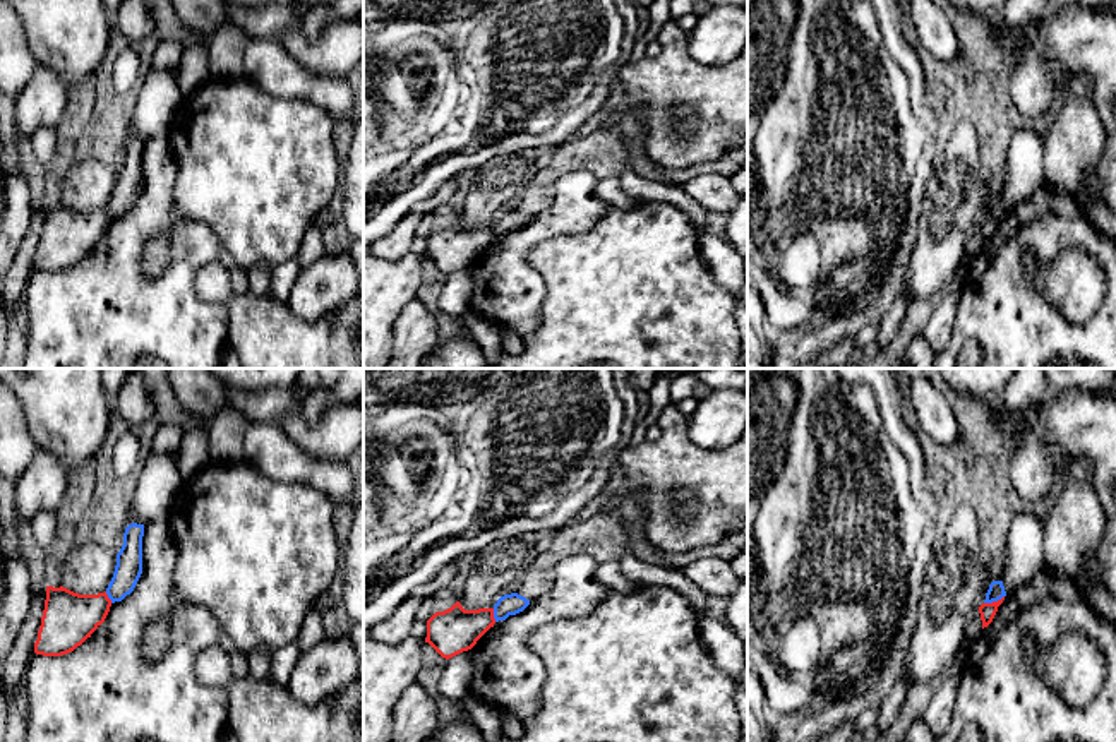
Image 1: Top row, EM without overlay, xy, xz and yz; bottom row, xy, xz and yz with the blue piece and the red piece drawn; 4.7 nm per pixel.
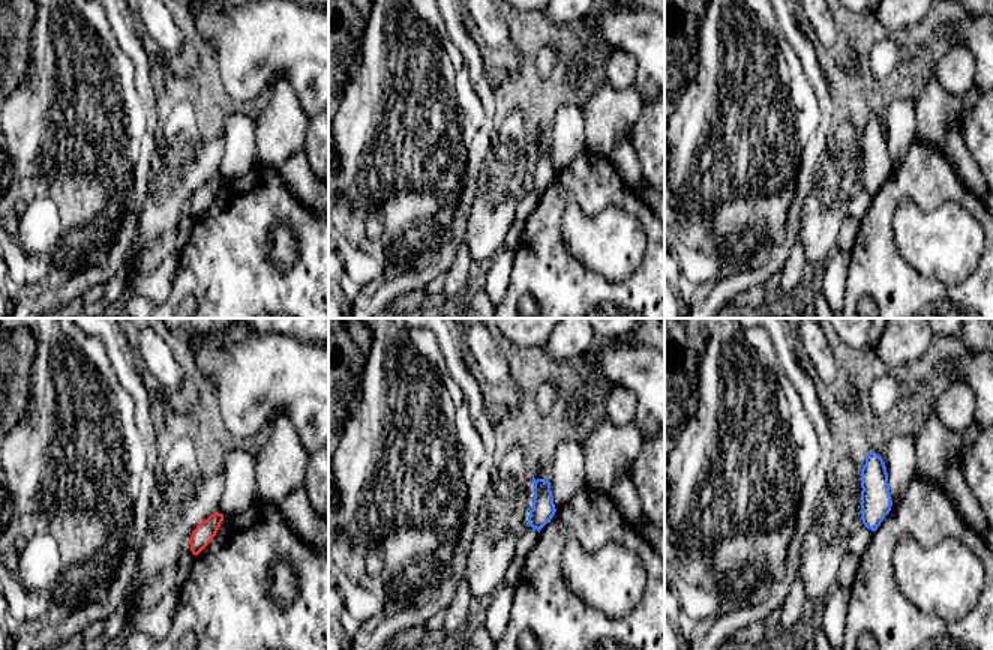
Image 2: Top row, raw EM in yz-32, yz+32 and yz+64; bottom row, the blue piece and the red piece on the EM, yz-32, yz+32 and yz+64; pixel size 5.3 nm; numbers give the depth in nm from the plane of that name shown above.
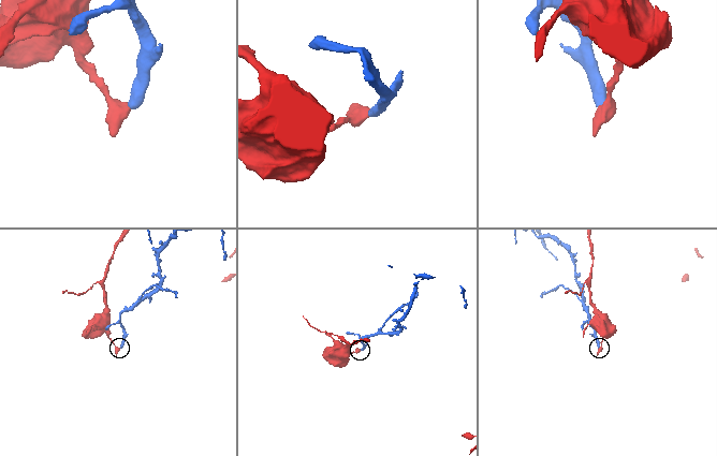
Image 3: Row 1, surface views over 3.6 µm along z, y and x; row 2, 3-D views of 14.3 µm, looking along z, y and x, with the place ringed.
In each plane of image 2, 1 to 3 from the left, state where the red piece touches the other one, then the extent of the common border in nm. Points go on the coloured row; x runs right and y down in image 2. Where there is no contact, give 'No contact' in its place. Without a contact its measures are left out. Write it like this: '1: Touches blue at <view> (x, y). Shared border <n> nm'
1: No contact
2: No contact
3: No contact

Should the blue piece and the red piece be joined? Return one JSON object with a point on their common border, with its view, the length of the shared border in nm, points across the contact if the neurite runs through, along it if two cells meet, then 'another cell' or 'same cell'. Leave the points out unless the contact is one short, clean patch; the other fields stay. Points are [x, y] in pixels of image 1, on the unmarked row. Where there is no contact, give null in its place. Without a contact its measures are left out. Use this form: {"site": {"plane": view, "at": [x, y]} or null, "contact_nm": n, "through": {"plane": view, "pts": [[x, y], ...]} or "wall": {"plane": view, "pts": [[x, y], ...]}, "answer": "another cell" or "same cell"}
{"site": {"plane": "yz", "at": [993, 216]}, "contact_nm": 100, "wall": {"plane": "yz", "pts": [[1003, 211], [984, 220]]}, "answer": "another cell"}

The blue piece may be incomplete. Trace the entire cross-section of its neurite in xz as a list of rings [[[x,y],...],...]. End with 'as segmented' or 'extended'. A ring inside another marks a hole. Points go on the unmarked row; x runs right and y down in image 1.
[[[518,209],[504,211],[494,221],[494,235],[495,238],[506,236],[509,231],[516,231],[523,228],[530,221],[530,216]]] | as segmented

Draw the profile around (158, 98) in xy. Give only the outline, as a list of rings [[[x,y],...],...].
[[[149,70],[135,89],[135,105],[125,144],[166,135],[185,96],[178,86],[178,70]]]

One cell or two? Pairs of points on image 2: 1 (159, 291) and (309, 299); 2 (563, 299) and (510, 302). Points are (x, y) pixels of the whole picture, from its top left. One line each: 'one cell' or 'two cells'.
1: two cells
2: one cell

